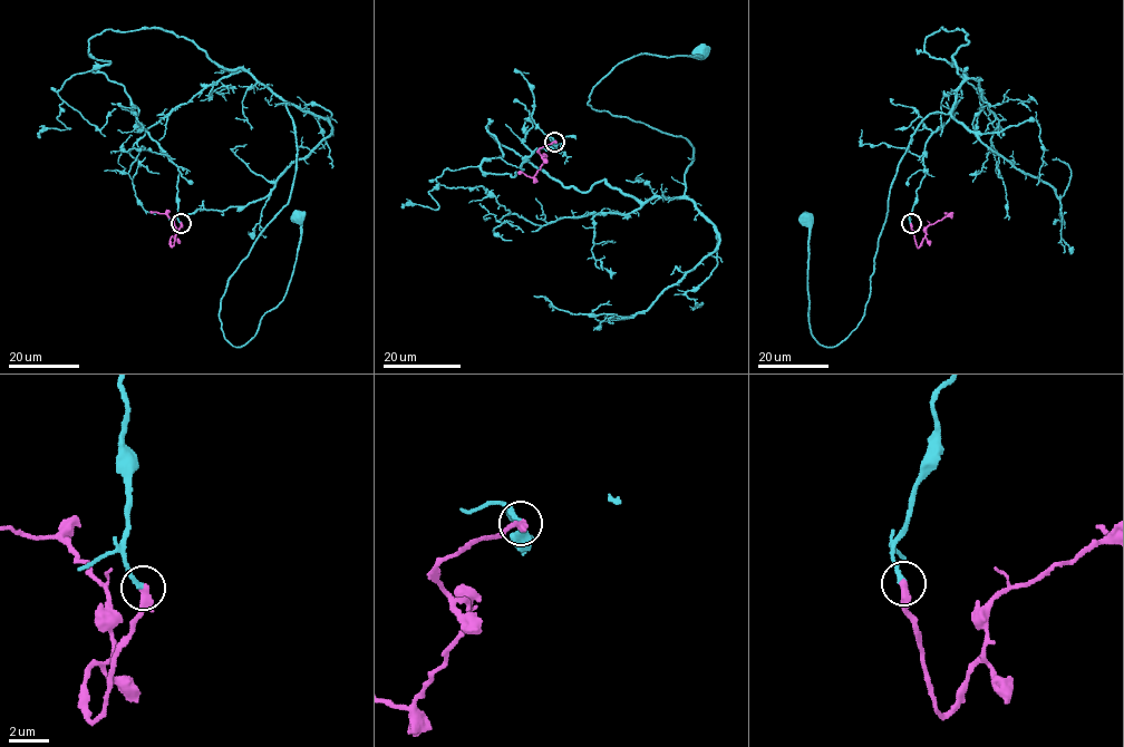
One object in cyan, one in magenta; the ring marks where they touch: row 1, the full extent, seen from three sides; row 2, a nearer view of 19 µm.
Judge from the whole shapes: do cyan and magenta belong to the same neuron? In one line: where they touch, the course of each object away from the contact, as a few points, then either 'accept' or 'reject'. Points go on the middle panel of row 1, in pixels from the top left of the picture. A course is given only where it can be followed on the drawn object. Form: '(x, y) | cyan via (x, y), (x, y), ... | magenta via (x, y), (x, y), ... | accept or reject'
(554, 142) | cyan via (555, 142), (482, 171), (488, 126), (564, 186), (679, 199), (689, 142), (589, 96), (700, 52) | magenta via (555, 142), (539, 148), (539, 153), (544, 156), (543, 164), (532, 176), (517, 173) | accept

